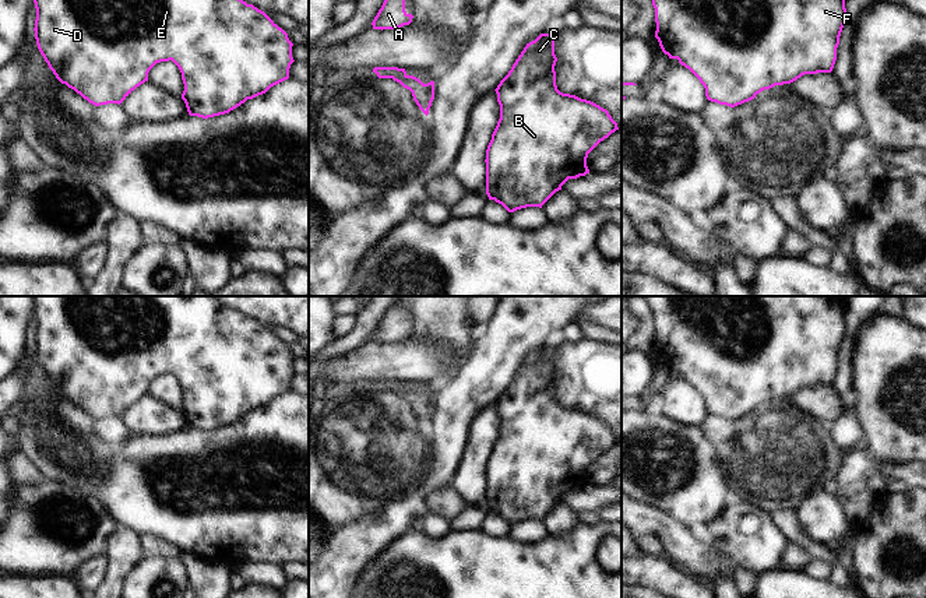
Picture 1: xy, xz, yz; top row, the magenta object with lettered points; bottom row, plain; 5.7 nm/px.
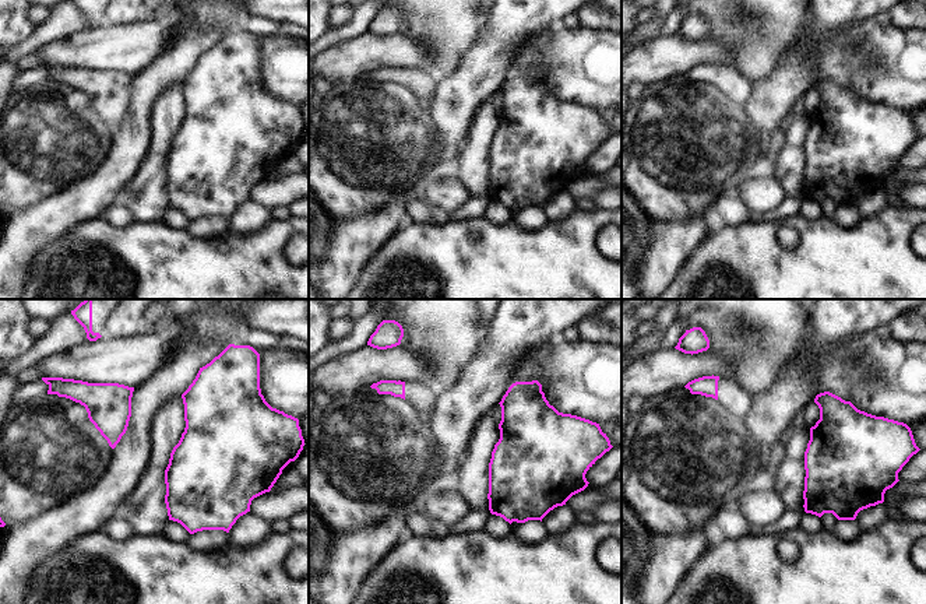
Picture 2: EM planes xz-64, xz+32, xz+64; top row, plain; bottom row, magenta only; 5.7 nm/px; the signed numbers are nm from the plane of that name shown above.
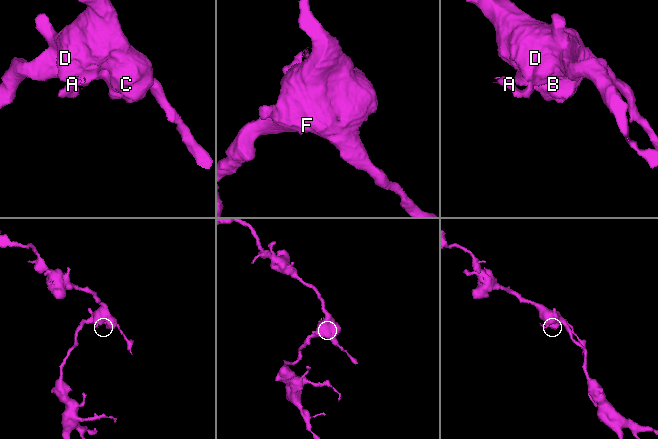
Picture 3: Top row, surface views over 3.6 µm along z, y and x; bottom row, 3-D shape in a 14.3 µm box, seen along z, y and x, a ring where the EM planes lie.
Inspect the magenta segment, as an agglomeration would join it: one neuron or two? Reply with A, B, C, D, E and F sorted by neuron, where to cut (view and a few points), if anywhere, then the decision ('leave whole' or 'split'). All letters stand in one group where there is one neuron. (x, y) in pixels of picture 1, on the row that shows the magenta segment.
A / B C D E F; cut in xz along (393, 77), (415, 77), (421, 83); split

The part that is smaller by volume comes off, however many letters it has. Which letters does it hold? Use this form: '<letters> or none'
A

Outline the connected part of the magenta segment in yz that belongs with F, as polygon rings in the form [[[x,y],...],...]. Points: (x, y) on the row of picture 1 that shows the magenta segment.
[[[652,0],[652,6],[662,52],[700,80],[708,101],[732,108],[804,74],[831,73],[846,14],[845,0]]]

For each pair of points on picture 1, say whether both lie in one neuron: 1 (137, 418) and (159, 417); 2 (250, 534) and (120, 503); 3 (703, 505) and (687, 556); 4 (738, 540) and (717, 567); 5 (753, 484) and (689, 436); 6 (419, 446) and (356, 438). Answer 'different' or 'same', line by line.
1: same
2: same
3: different
4: different
5: different
6: same

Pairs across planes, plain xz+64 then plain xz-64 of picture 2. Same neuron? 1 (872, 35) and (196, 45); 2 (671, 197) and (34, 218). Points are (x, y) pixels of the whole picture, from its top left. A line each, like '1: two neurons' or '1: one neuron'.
1: two neurons
2: two neurons

